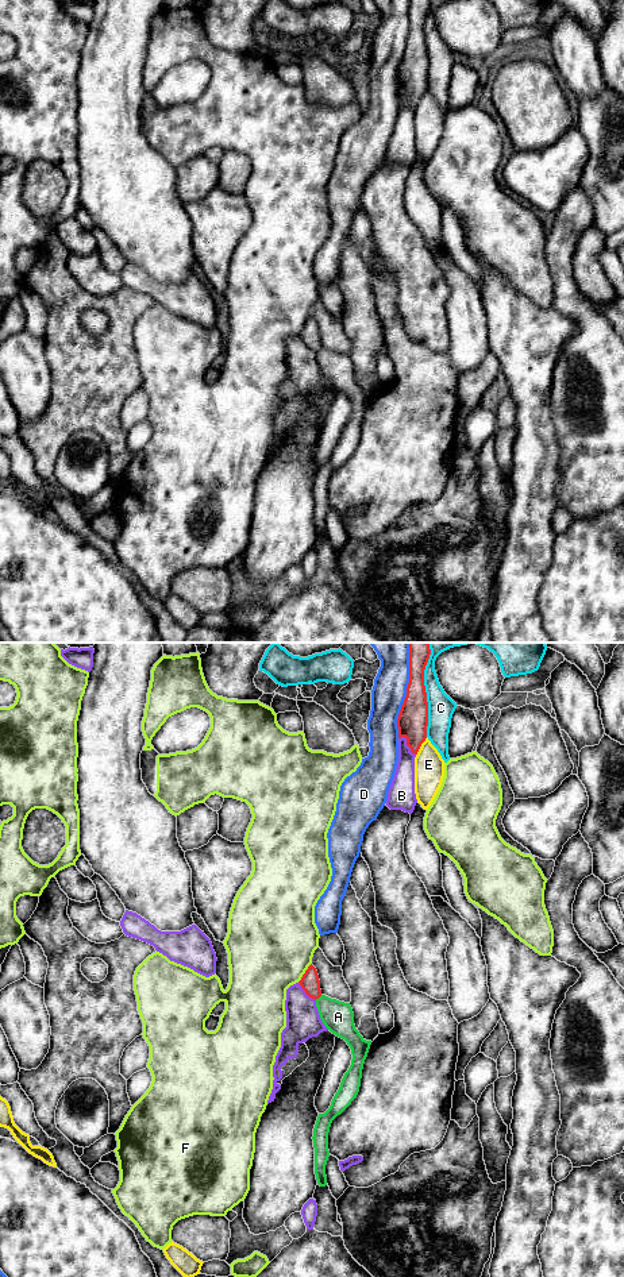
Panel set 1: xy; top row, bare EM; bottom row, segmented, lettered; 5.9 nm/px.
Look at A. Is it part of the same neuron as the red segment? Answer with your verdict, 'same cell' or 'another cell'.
another cell

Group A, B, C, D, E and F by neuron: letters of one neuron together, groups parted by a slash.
A / B / C / D / E / F

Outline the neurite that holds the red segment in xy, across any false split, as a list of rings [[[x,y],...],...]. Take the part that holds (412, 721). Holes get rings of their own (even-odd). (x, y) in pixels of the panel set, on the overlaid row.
[[[409,643],[409,683],[401,706],[397,728],[398,738],[405,737],[411,752],[417,755],[427,738],[428,702],[424,670],[431,655],[428,643]]]

